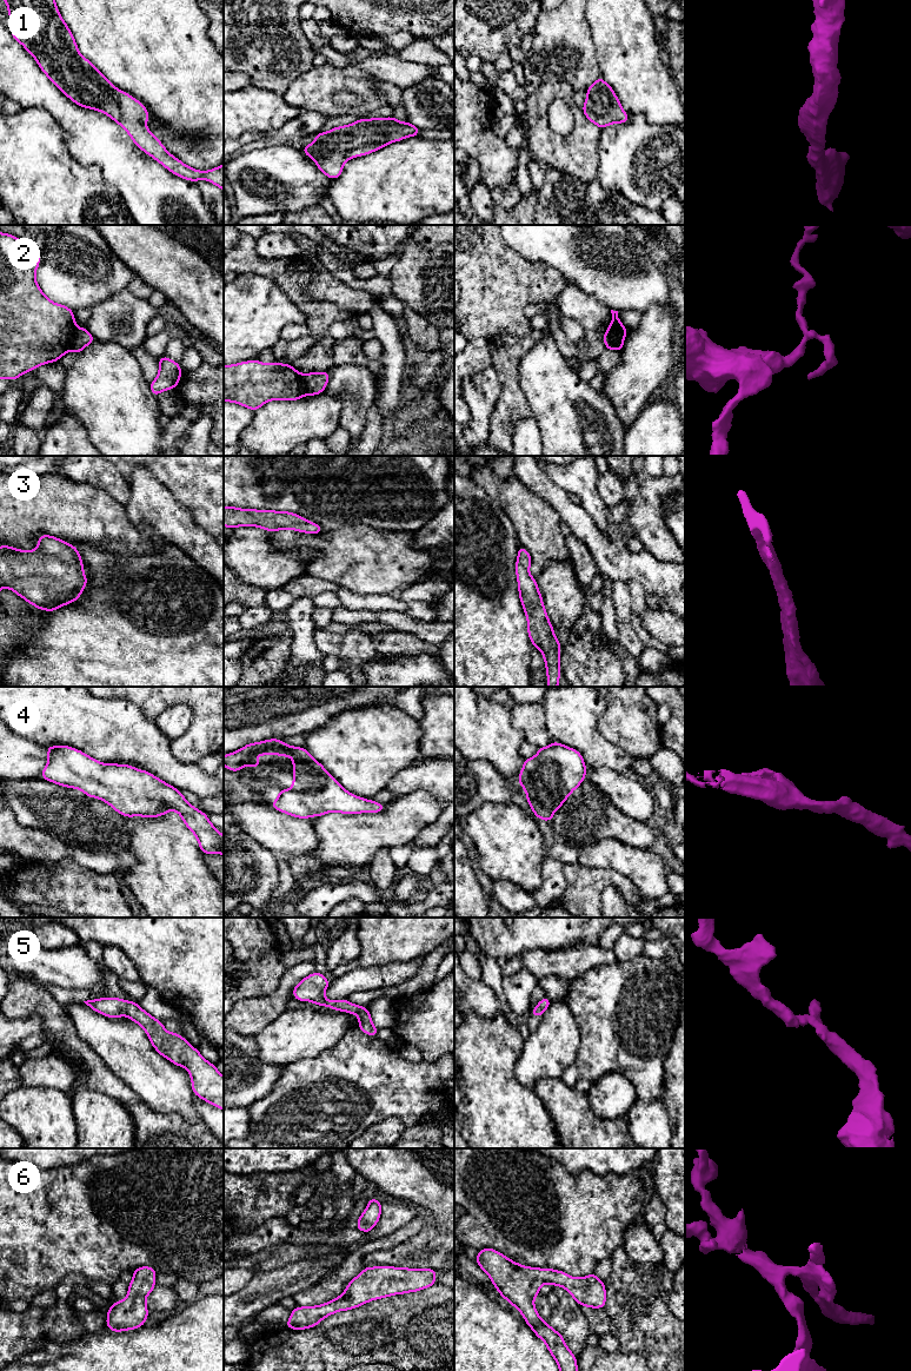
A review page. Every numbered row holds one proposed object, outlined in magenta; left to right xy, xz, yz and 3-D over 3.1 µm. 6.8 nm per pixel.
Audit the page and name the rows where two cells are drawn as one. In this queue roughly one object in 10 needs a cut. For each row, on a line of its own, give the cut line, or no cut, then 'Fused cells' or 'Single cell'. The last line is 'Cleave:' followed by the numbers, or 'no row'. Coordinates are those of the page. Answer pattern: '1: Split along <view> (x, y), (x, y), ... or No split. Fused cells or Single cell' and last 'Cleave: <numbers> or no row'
1: No split. Single cell
2: Split along xy (77, 326), (70, 349). Fused cells
3: No split. Single cell
4: No split. Single cell
5: No split. Single cell
6: No split. Single cell
Cleave: 2

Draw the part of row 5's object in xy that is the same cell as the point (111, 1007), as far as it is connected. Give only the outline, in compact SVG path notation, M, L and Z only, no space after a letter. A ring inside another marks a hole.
M99 998L84 1002L91 1009L108 1018L117 1019L126 1015L137 1022L147 1033L152 1046L159 1054L188 1071L193 1093L224 1111L224 1077L215 1065L208 1062L180 1034L167 1032L162 1021L153 1018L134 1001L118 998Z

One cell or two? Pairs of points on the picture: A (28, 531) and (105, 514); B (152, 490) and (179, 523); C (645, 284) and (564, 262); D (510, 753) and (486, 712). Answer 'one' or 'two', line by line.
A: one
B: one
C: one
D: one

